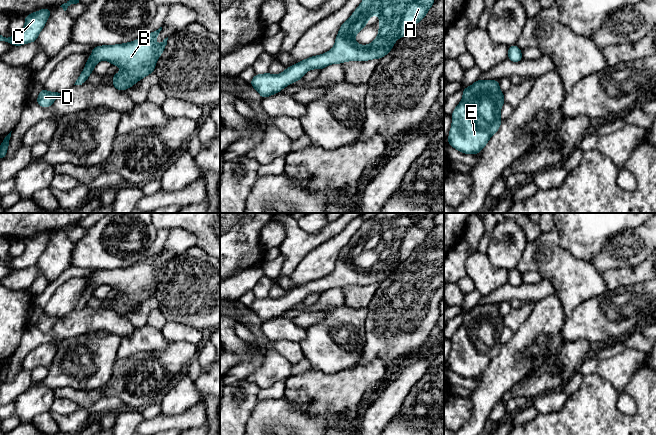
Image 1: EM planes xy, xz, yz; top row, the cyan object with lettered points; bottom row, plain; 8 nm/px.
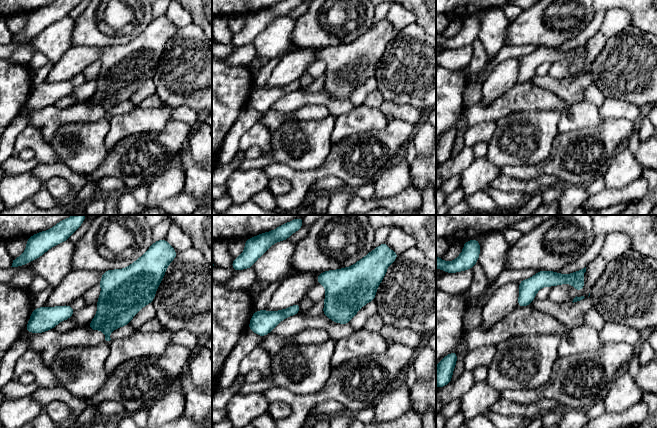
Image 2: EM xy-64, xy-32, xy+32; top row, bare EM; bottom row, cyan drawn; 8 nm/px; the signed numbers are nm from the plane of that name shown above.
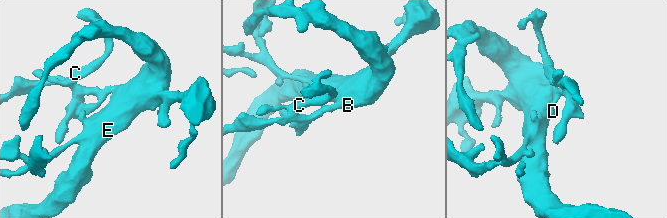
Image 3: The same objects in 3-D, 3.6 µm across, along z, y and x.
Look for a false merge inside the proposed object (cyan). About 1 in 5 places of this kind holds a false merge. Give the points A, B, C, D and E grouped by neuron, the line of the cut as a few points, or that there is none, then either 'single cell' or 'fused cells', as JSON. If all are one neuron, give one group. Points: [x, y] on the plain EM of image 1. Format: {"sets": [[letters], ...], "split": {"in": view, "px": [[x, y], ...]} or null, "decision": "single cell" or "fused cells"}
{"sets": [["A", "B", "C", "D", "E"]], "split": null, "decision": "single cell"}

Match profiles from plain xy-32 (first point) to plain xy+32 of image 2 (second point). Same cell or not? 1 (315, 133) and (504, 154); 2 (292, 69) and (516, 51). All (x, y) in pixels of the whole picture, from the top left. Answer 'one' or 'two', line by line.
1: one
2: two

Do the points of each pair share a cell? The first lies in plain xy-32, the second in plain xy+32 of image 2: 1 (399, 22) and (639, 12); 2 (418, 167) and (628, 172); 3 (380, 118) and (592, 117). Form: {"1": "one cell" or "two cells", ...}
{"1": "two cells", "2": "two cells", "3": "one cell"}

